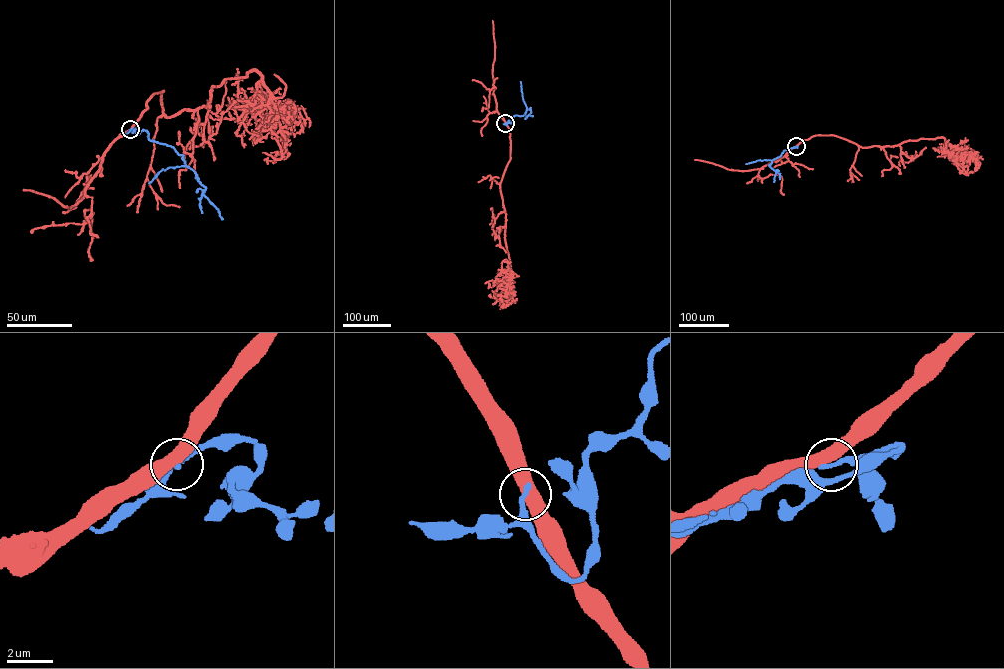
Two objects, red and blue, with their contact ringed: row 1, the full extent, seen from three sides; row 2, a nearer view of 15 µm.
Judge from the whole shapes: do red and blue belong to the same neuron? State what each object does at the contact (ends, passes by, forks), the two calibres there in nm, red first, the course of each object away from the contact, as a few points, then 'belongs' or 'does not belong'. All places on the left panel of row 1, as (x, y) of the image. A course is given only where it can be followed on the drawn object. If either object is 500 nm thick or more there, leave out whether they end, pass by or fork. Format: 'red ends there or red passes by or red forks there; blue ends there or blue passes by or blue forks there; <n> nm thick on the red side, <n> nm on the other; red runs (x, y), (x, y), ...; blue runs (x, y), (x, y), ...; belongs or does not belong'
red passes by; blue ends there; 480 nm thick on the red side, 240 nm on the other; red runs (131, 129), (154, 93), (164, 90), (169, 117), (253, 70), (275, 114), (293, 108), (260, 114), (234, 94); blue runs (131, 130), (146, 130), (151, 140), (182, 155), (223, 219); does not belong

